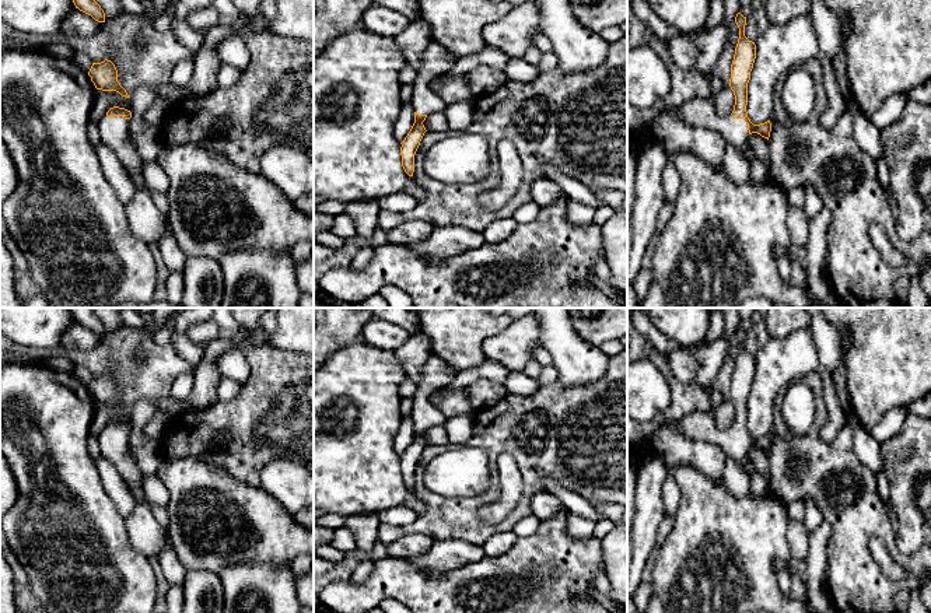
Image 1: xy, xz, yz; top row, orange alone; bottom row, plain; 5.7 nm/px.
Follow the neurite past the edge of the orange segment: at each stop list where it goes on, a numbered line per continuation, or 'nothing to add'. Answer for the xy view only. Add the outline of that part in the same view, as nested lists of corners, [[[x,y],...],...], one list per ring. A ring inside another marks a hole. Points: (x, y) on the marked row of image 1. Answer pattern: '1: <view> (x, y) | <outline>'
1: xy (114, 130) | [[[106,115],[98,122],[102,141],[116,154],[123,168],[127,171],[133,182],[140,183],[151,196],[155,207],[167,214],[169,203],[167,193],[151,192],[143,178],[143,164],[132,144],[129,136],[130,119],[122,116],[108,118]]]

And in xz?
1: xz (437, 60) | [[[435,41],[428,43],[413,84],[412,106],[416,113],[428,116],[445,111],[448,104],[431,90],[431,83],[438,76],[448,73],[456,60],[458,57],[452,52]]]

